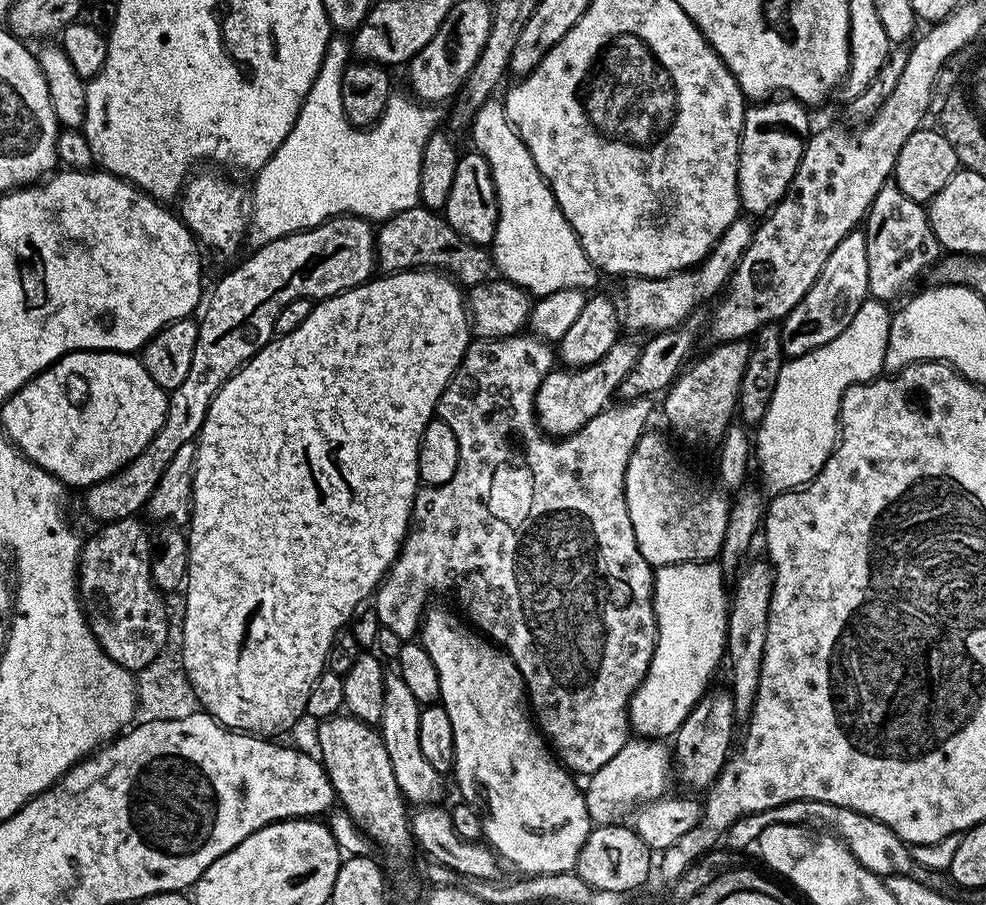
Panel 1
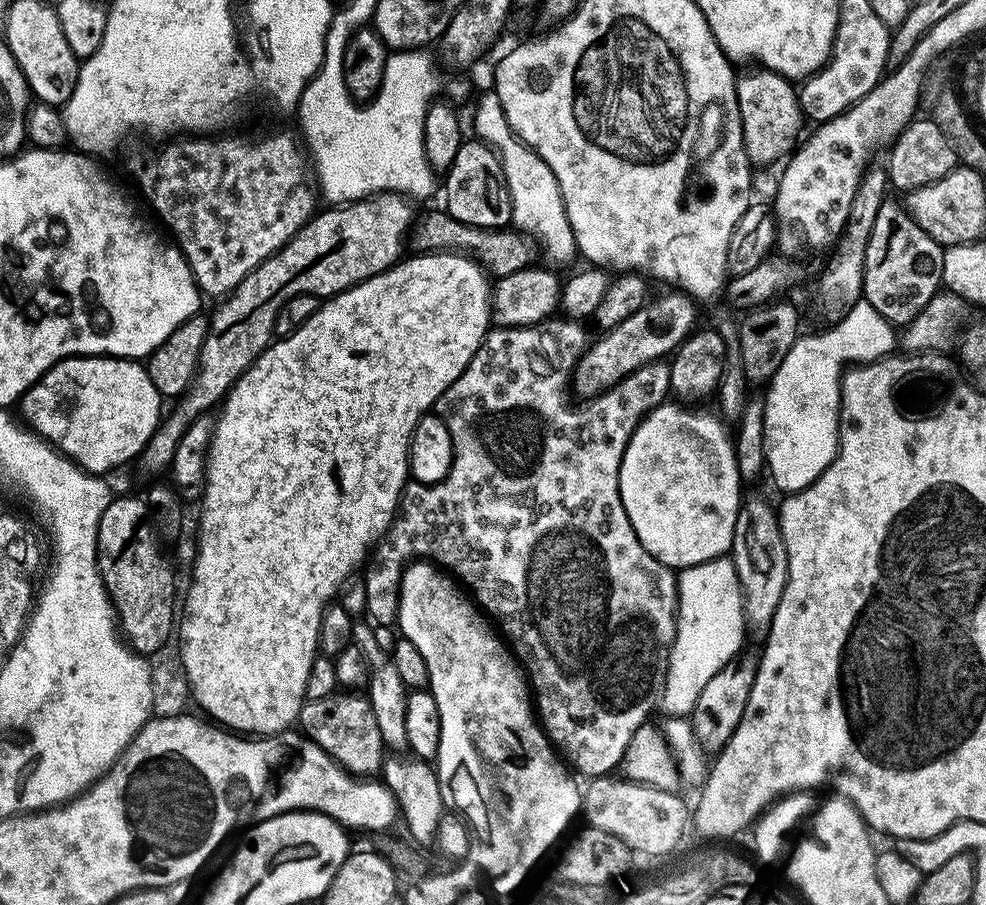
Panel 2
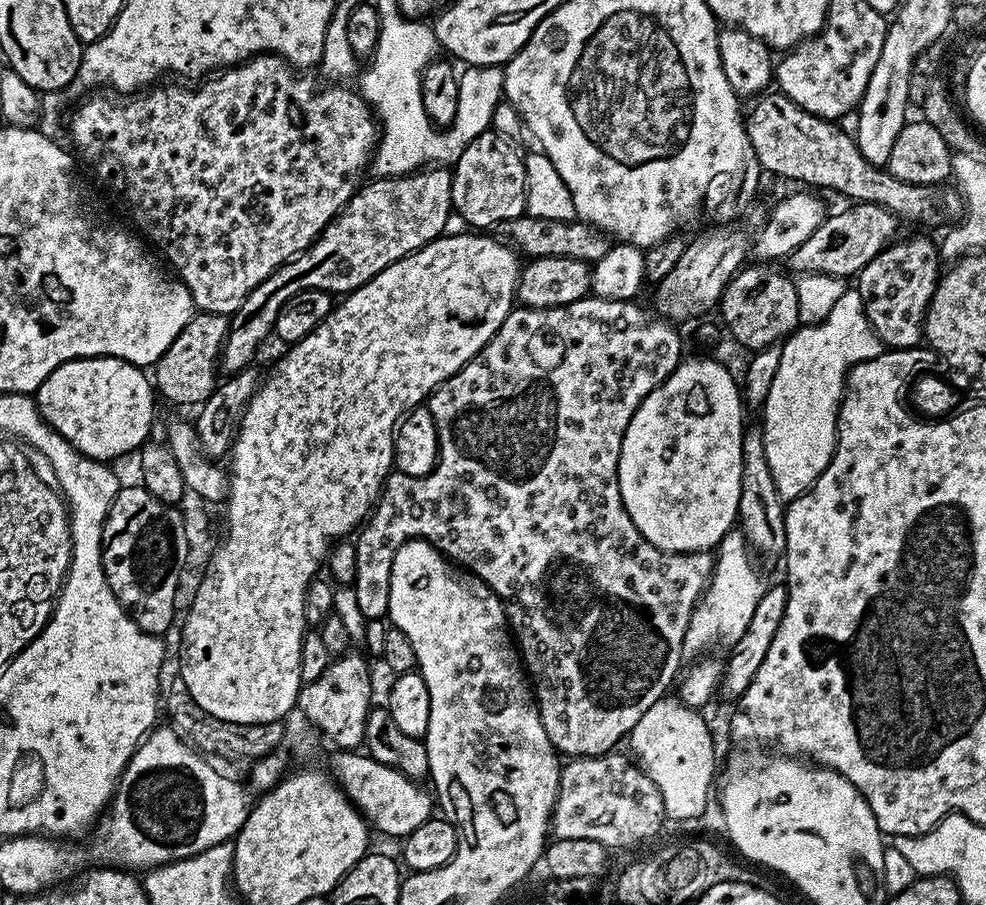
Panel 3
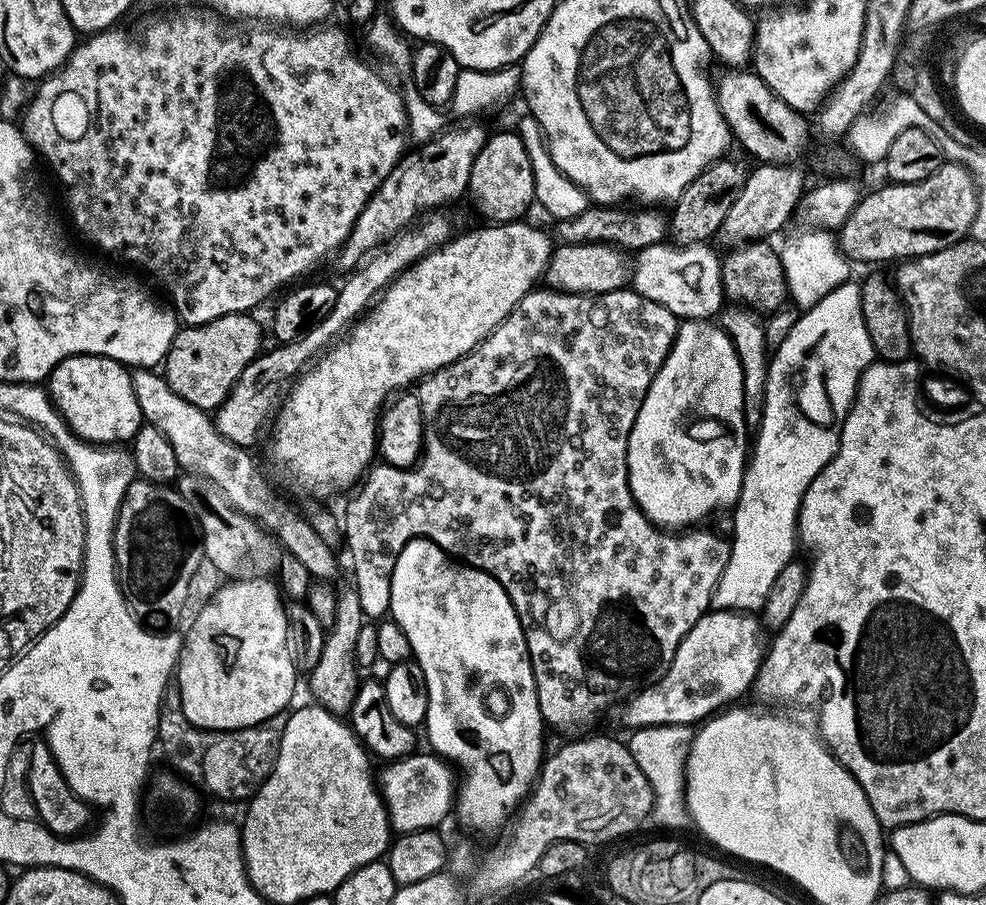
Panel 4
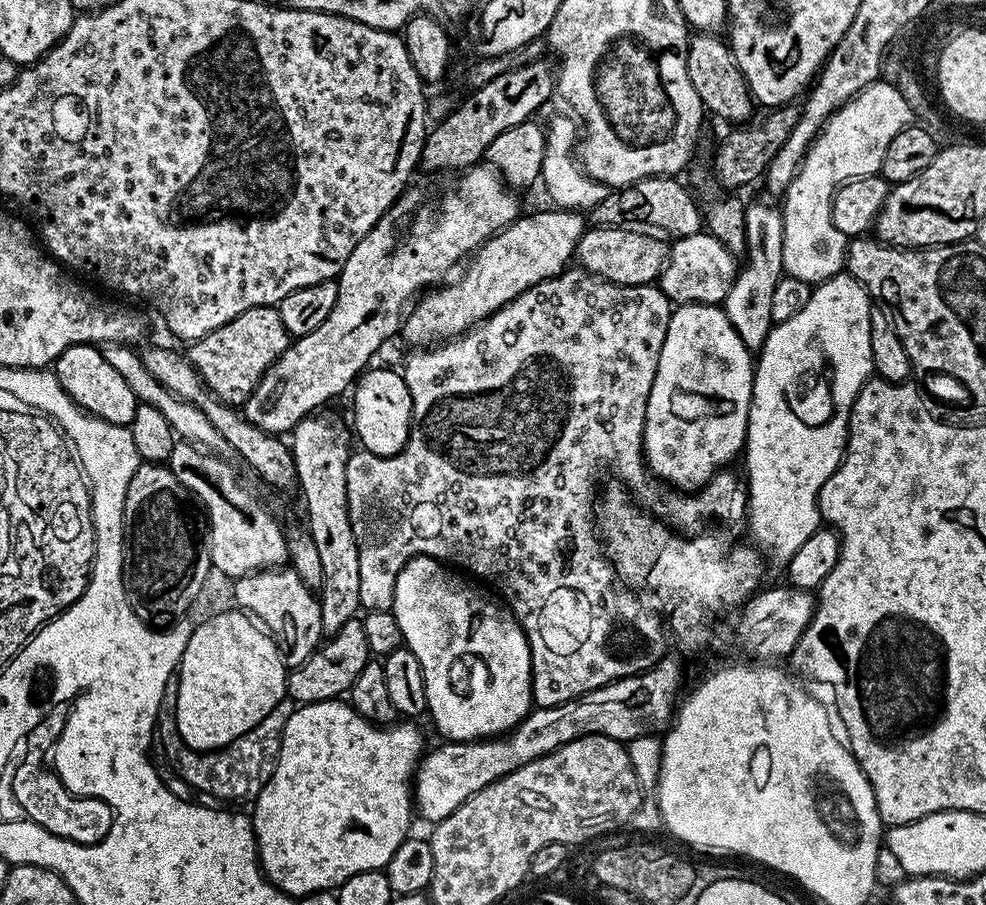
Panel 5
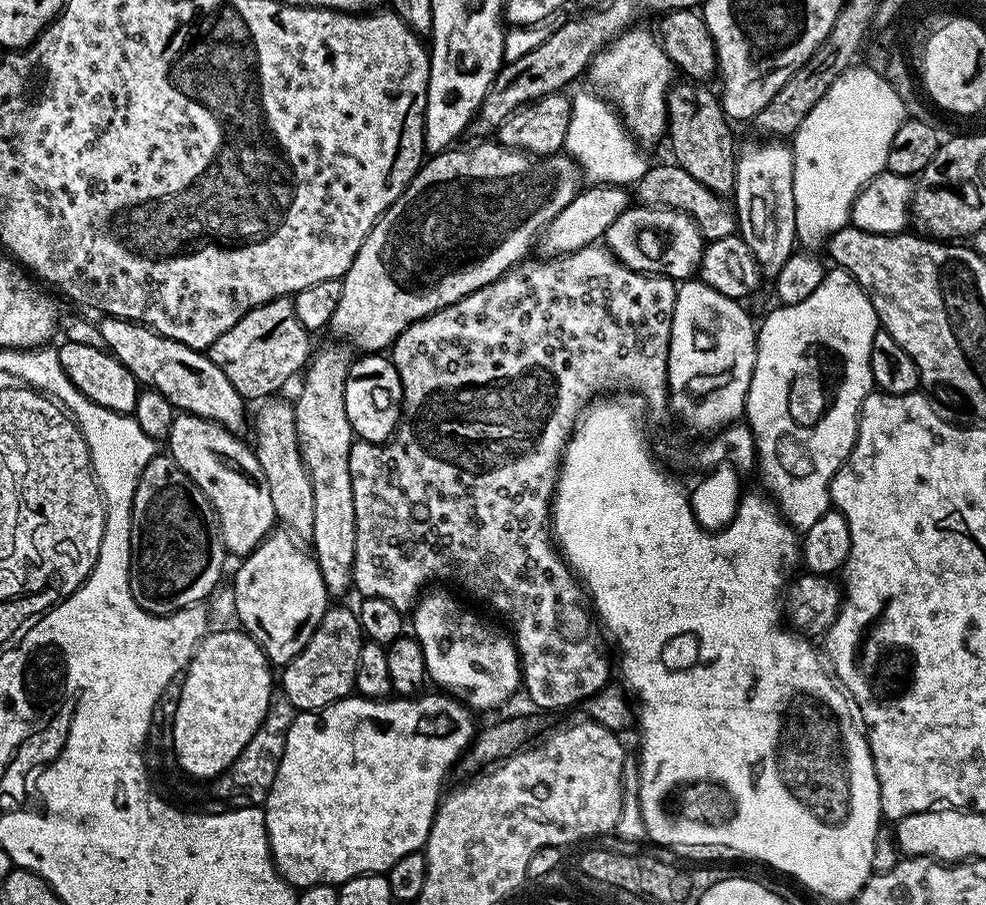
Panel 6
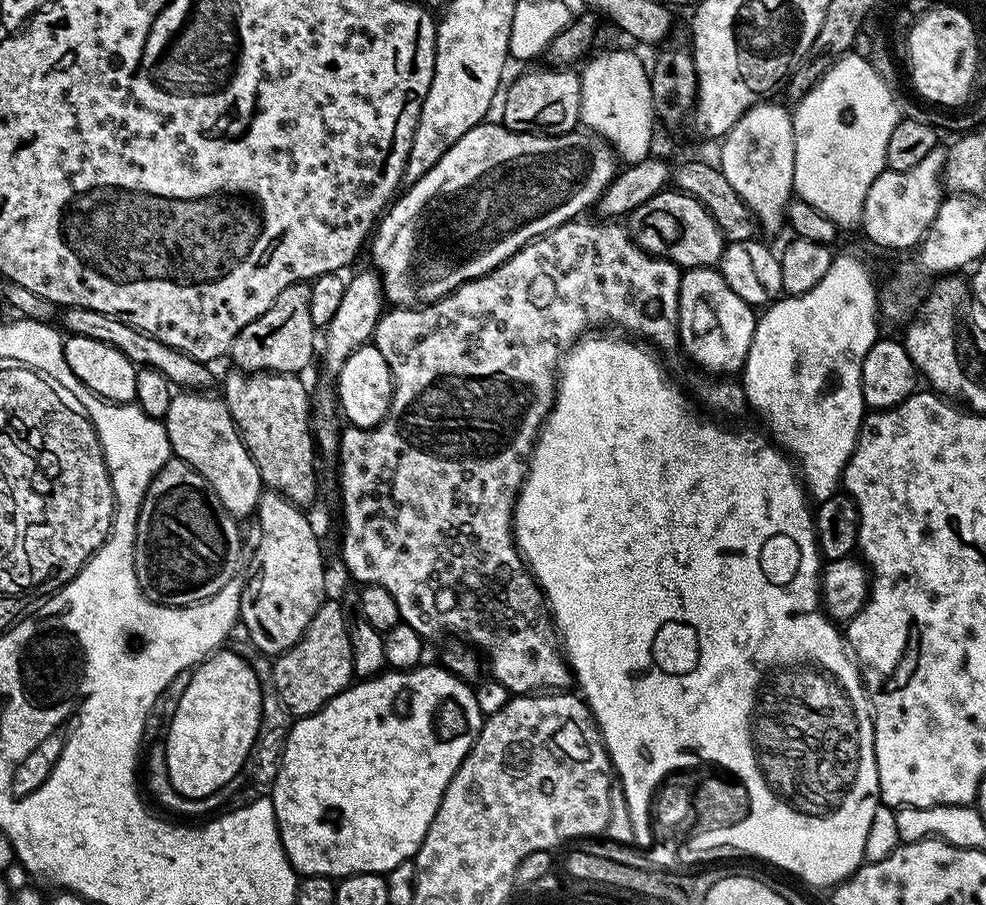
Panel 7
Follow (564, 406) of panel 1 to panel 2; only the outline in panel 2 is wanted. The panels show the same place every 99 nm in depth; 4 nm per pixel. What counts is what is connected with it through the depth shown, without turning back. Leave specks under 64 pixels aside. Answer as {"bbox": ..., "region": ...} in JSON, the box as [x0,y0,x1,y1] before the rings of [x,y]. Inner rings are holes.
{"bbox":[570,290,697,398],"region":[[[683,290],[668,292],[665,296],[649,299],[637,312],[630,314],[618,326],[607,329],[600,341],[589,343],[588,349],[580,356],[580,361],[572,371],[570,388],[577,397],[591,398],[613,388],[622,378],[646,364],[660,362],[675,353],[680,343],[687,340],[697,327],[697,301]]]}

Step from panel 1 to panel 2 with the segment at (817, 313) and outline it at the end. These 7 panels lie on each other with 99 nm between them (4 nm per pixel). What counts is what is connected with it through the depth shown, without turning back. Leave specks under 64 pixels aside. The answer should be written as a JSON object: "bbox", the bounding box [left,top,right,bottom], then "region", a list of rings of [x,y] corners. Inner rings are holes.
{"bbox":[818,165,888,322],"region":[[[871,165],[860,180],[858,192],[854,196],[853,202],[851,202],[847,226],[838,240],[841,253],[827,268],[818,284],[820,312],[828,319],[828,322],[843,319],[845,313],[862,298],[866,242],[869,240],[878,209],[886,199],[888,185],[887,169],[883,165]]]}

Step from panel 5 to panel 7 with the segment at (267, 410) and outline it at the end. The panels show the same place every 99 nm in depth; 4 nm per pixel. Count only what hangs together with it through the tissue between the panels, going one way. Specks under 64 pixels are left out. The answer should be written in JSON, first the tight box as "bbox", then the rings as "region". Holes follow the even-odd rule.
{"bbox":[370,122,618,306],"region":[[[485,122],[474,125],[470,130],[466,130],[466,134],[462,134],[462,138],[458,138],[458,142],[454,142],[454,146],[450,146],[450,150],[446,150],[446,154],[442,154],[442,158],[438,158],[438,162],[434,162],[434,166],[430,166],[430,170],[426,170],[426,174],[422,174],[422,178],[411,181],[407,185],[408,189],[405,187],[391,201],[387,211],[383,213],[382,219],[370,240],[372,260],[376,263],[374,265],[375,271],[382,274],[383,299],[387,303],[389,300],[389,305],[392,306],[423,306],[431,304],[433,300],[441,300],[443,296],[450,295],[458,286],[494,270],[502,262],[506,262],[512,257],[517,250],[527,246],[531,240],[537,240],[540,236],[545,236],[550,230],[562,226],[568,220],[577,219],[581,214],[587,213],[584,211],[591,204],[593,207],[599,201],[600,195],[606,190],[606,186],[617,171],[618,160],[614,155],[612,145],[594,132],[573,130],[563,132],[560,136],[549,136],[538,132],[515,132],[504,127],[503,123],[500,122],[496,122],[496,124]]]}

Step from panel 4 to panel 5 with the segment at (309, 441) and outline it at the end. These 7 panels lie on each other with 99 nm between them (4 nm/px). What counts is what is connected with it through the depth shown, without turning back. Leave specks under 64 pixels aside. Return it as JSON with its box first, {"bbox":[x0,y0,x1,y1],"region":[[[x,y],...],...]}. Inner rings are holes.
{"bbox":[402,210,586,346],"region":[[[576,210],[551,211],[521,215],[498,235],[485,240],[484,245],[467,261],[468,269],[461,280],[425,291],[411,305],[402,320],[402,336],[416,344],[412,346],[447,342],[484,323],[487,316],[492,316],[502,306],[518,298],[518,294],[530,290],[530,286],[565,271],[575,257],[578,242],[586,230],[586,220]]]}

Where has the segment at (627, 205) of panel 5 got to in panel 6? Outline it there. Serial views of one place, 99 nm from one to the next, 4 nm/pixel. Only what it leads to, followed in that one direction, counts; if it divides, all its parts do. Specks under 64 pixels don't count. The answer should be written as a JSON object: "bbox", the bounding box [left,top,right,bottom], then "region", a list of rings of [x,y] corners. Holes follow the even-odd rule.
{"bbox":[634,162,738,242],"region":[[[674,162],[668,164],[653,163],[649,167],[648,173],[634,186],[634,196],[641,205],[655,206],[657,208],[673,208],[679,212],[684,212],[696,223],[698,230],[704,235],[705,241],[711,242],[721,240],[727,236],[735,236],[738,232],[736,222],[736,209],[731,203],[728,204],[721,193],[710,190],[698,182],[698,178],[693,178],[682,170]]]}

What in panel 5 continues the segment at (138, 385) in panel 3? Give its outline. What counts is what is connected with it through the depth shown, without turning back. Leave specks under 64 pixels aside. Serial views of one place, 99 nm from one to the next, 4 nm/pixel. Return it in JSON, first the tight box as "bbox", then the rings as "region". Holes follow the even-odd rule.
{"bbox":[54,346,138,425],"region":[[[70,346],[54,361],[54,371],[58,382],[62,382],[62,390],[70,394],[70,398],[79,408],[111,424],[131,425],[138,403],[137,396],[126,384],[126,379],[106,362],[96,346]]]}

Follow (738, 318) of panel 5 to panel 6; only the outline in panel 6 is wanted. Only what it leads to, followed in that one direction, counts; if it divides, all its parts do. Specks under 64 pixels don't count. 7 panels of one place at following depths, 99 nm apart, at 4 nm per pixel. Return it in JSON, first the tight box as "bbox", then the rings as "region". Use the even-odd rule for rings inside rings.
{"bbox":[734,142,797,278],"region":[[[784,142],[741,147],[736,158],[734,207],[738,234],[750,246],[760,275],[774,278],[786,258],[797,251],[796,207],[794,206],[794,162],[792,149]]]}

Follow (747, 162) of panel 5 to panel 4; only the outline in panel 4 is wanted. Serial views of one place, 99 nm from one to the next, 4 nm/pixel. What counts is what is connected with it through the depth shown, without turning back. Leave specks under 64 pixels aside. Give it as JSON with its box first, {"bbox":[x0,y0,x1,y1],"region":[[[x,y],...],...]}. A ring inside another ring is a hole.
{"bbox":[670,159,749,245],"region":[[[718,159],[709,168],[702,170],[702,174],[698,174],[698,178],[694,178],[694,182],[690,182],[690,186],[686,186],[686,190],[682,190],[682,194],[671,205],[670,236],[677,245],[703,244],[711,241],[712,235],[715,237],[719,233],[749,173],[747,167],[743,168],[738,161],[728,159]]]}

